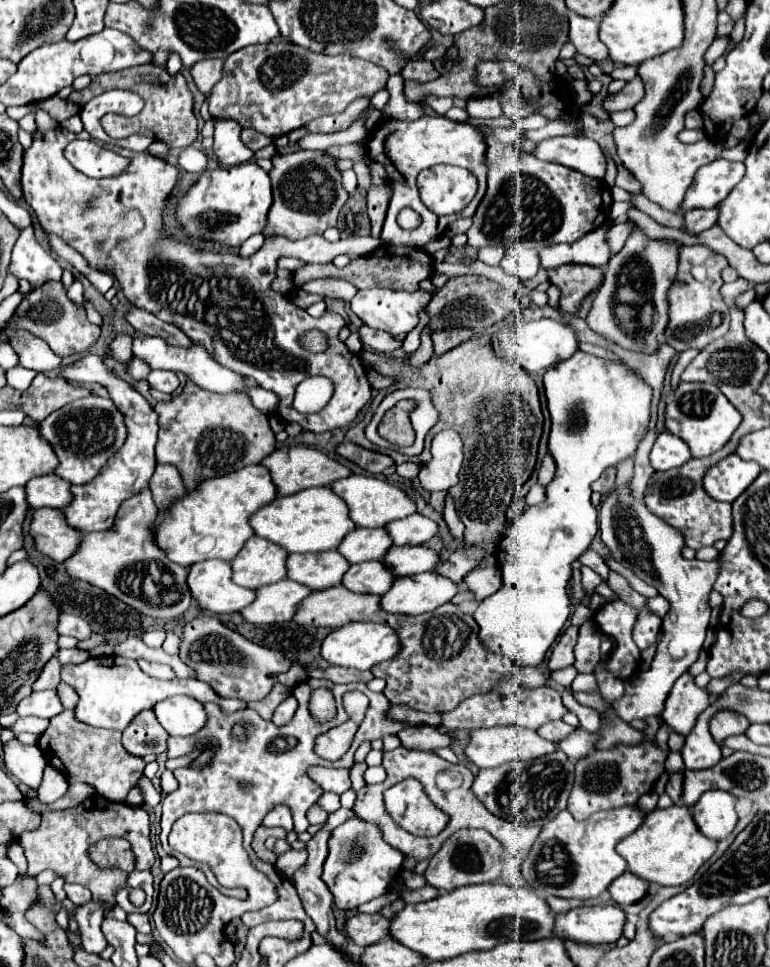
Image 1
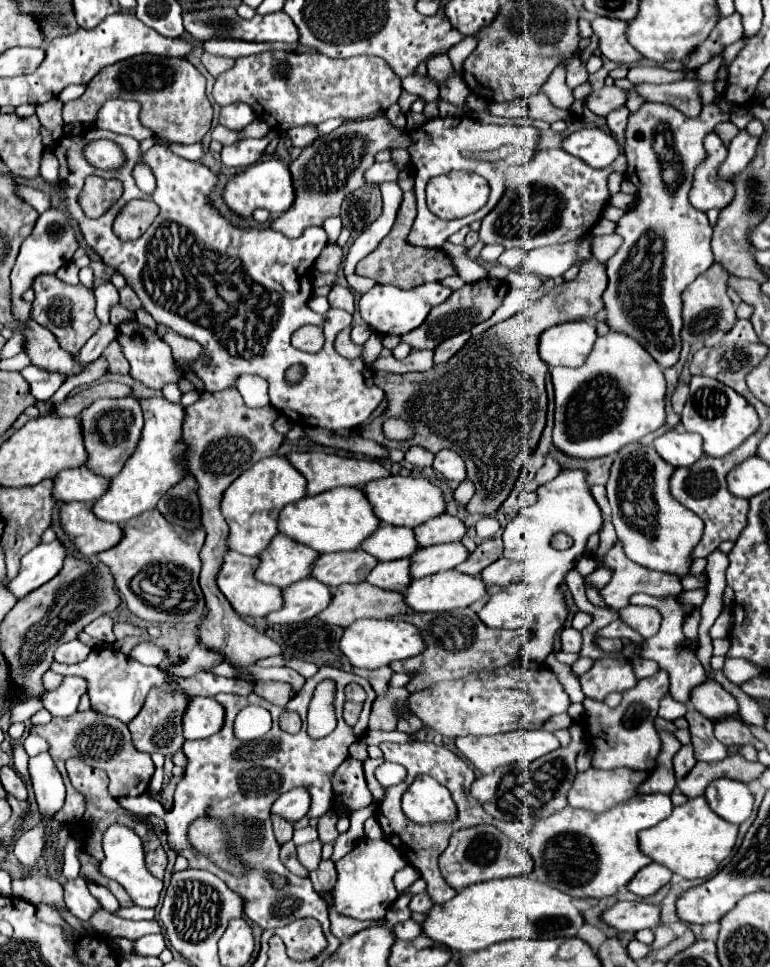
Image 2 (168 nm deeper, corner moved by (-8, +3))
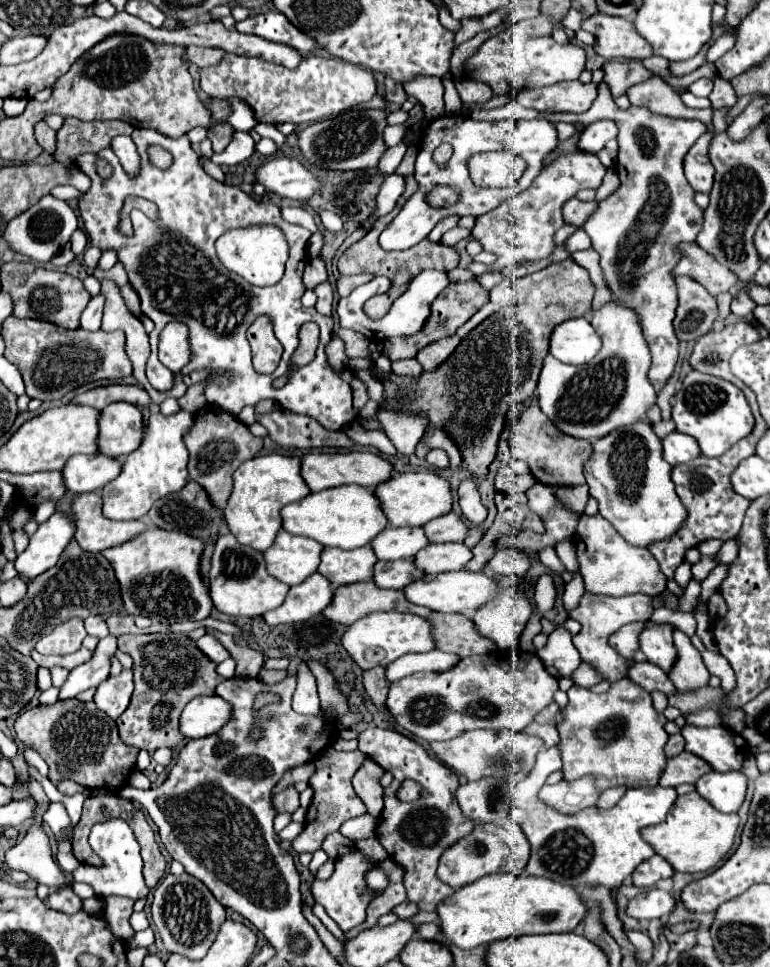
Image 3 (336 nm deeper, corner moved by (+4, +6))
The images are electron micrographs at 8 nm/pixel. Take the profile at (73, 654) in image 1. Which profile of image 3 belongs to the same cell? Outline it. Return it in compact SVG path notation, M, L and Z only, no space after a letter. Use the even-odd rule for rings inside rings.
M80 619L66 621L66 625L54 629L48 637L42 637L36 643L36 651L42 655L66 655L74 653L82 647L82 639L86 637L84 625Z

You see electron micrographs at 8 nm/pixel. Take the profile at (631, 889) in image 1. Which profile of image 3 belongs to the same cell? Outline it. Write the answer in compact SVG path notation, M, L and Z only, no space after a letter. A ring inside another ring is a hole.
M654 855L636 867L636 871L632 873L632 885L652 887L656 885L656 881L668 879L672 875L674 875L674 869L668 867L668 861L664 861L660 855Z

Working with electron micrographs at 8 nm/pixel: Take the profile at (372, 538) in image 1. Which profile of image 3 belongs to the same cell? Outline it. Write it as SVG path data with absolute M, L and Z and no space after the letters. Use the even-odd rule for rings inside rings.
M386 527L378 537L372 539L370 547L376 553L378 559L392 561L392 559L410 559L414 557L424 545L428 545L428 539L424 537L422 527L416 529L396 529Z

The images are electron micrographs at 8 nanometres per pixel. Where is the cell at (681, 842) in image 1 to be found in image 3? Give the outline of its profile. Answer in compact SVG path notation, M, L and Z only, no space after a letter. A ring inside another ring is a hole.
M696 791L694 793L686 793L680 795L672 809L668 811L668 817L652 827L644 827L642 829L642 837L644 841L648 841L652 845L652 849L664 857L674 871L680 873L700 873L700 871L708 871L712 867L716 867L726 853L730 851L736 831L738 831L738 815L736 813L720 813L716 809L712 809L712 805L708 805L708 801L704 801Z

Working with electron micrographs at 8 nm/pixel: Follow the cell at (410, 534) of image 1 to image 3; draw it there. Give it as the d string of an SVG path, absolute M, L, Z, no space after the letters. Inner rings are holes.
M454 511L428 521L422 529L432 543L463 542L468 531L464 521Z

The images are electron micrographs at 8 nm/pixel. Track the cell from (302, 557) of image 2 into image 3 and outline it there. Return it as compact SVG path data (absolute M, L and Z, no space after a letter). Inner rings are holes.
M280 531L270 549L266 549L266 571L286 585L298 585L304 577L312 575L320 563L322 545L300 535Z

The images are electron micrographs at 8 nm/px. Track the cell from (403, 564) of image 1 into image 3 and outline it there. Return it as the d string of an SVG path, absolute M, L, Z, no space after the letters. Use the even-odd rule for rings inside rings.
M430 543L414 557L414 565L424 573L460 571L472 559L472 551L464 543Z

